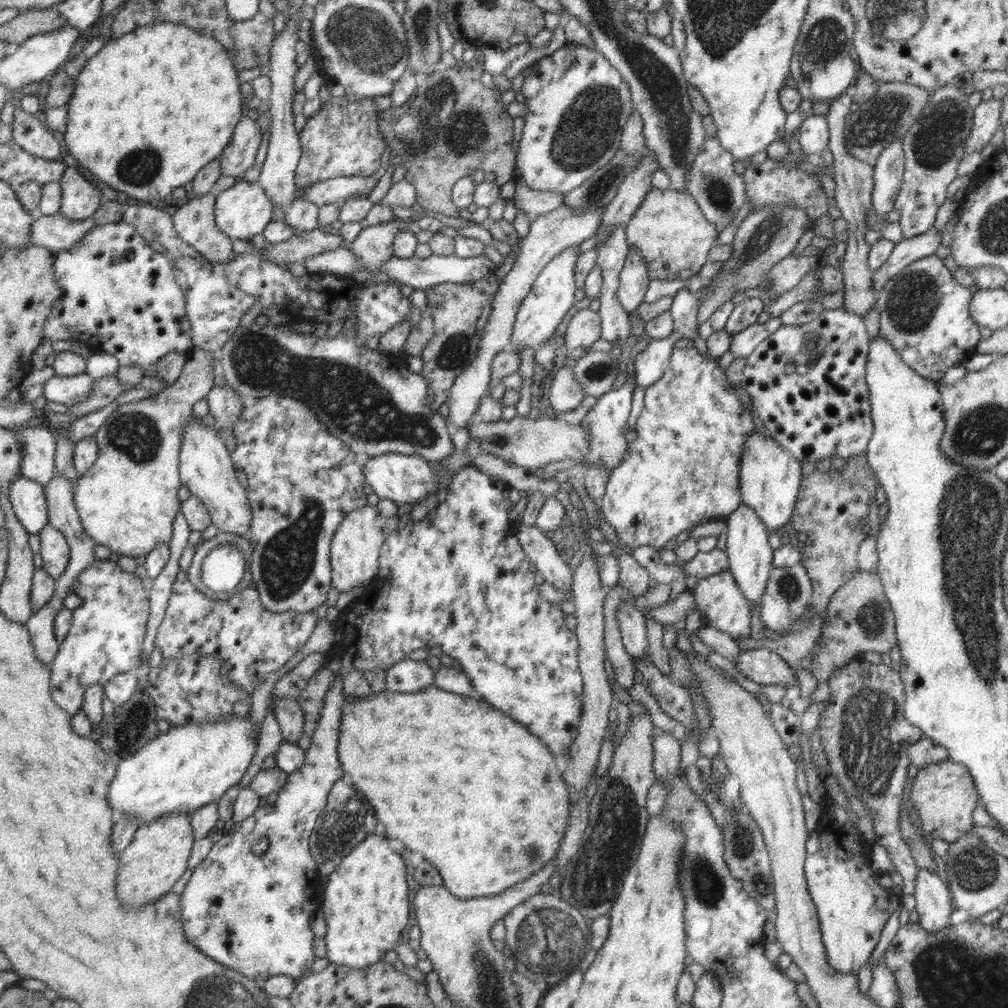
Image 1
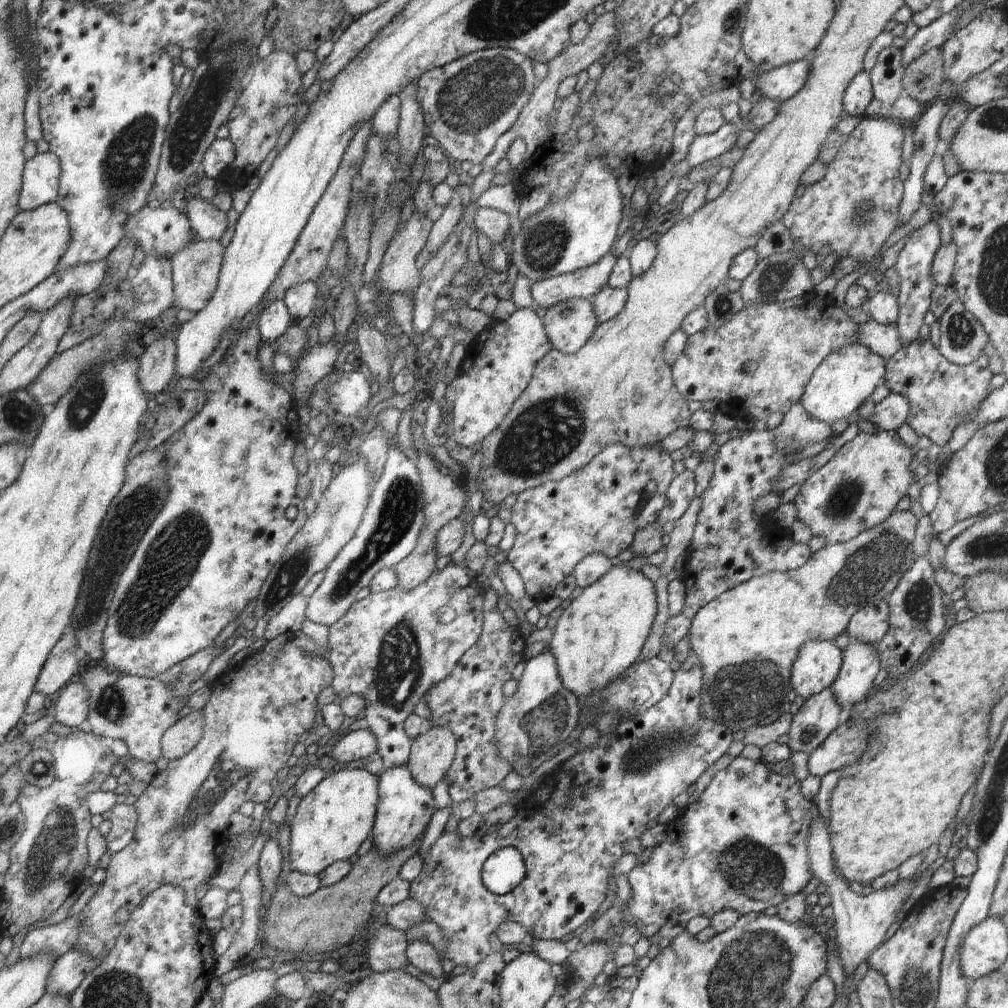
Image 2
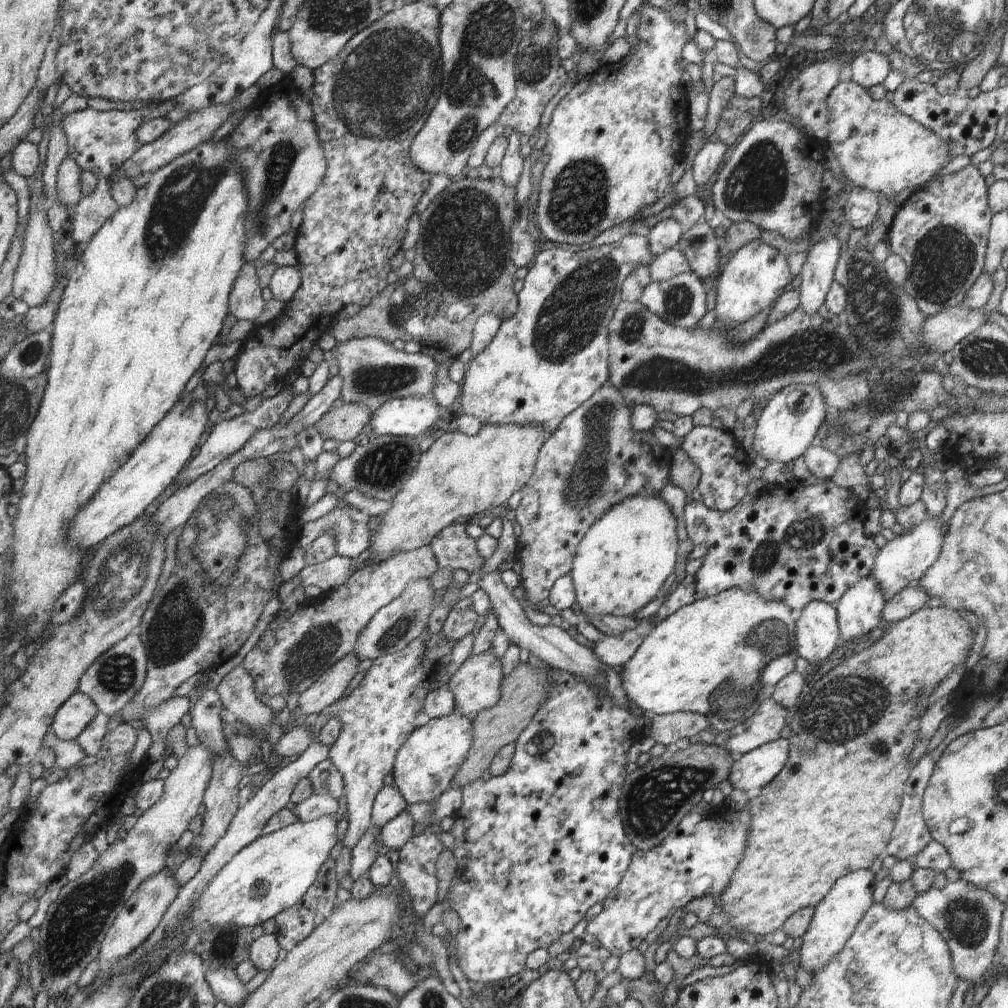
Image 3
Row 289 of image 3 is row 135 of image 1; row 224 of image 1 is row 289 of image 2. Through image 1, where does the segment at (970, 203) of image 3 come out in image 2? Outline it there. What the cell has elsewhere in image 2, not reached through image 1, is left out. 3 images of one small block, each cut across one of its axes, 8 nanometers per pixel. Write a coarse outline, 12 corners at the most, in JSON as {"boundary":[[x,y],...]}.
{"boundary":[[930,221],[892,266],[900,280],[895,323],[902,347],[919,339],[930,311],[932,264],[941,246]]}

